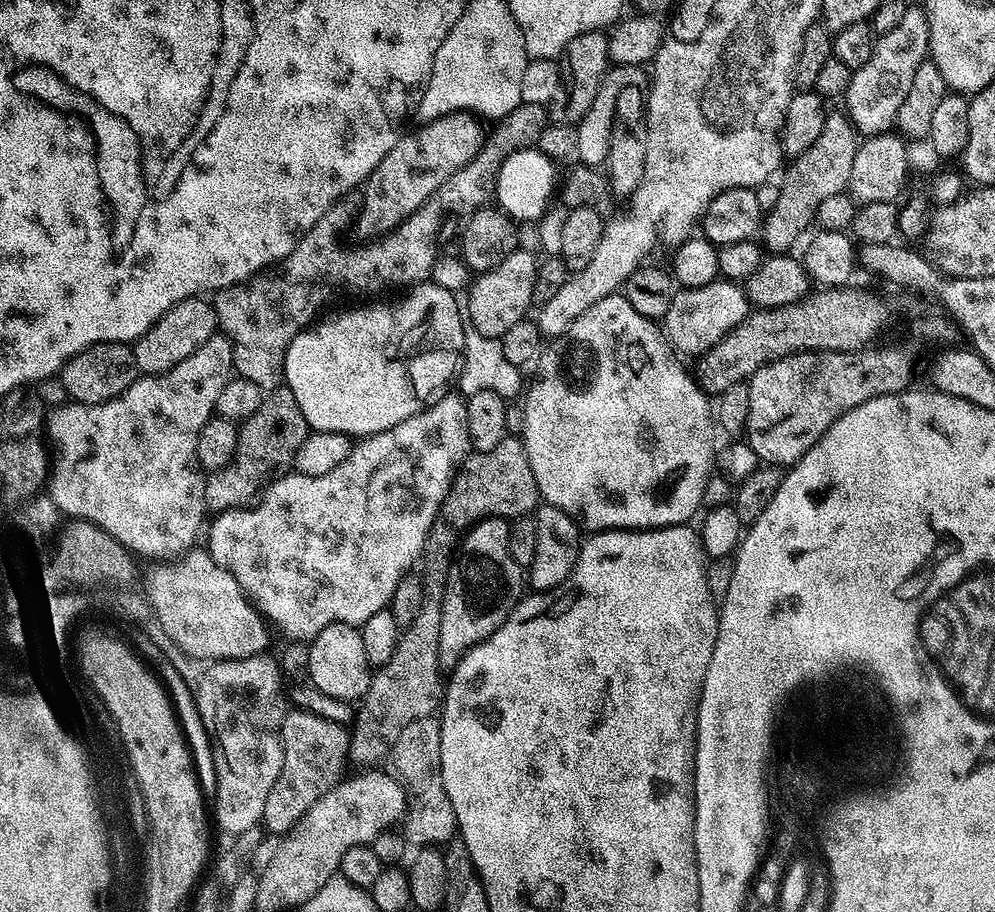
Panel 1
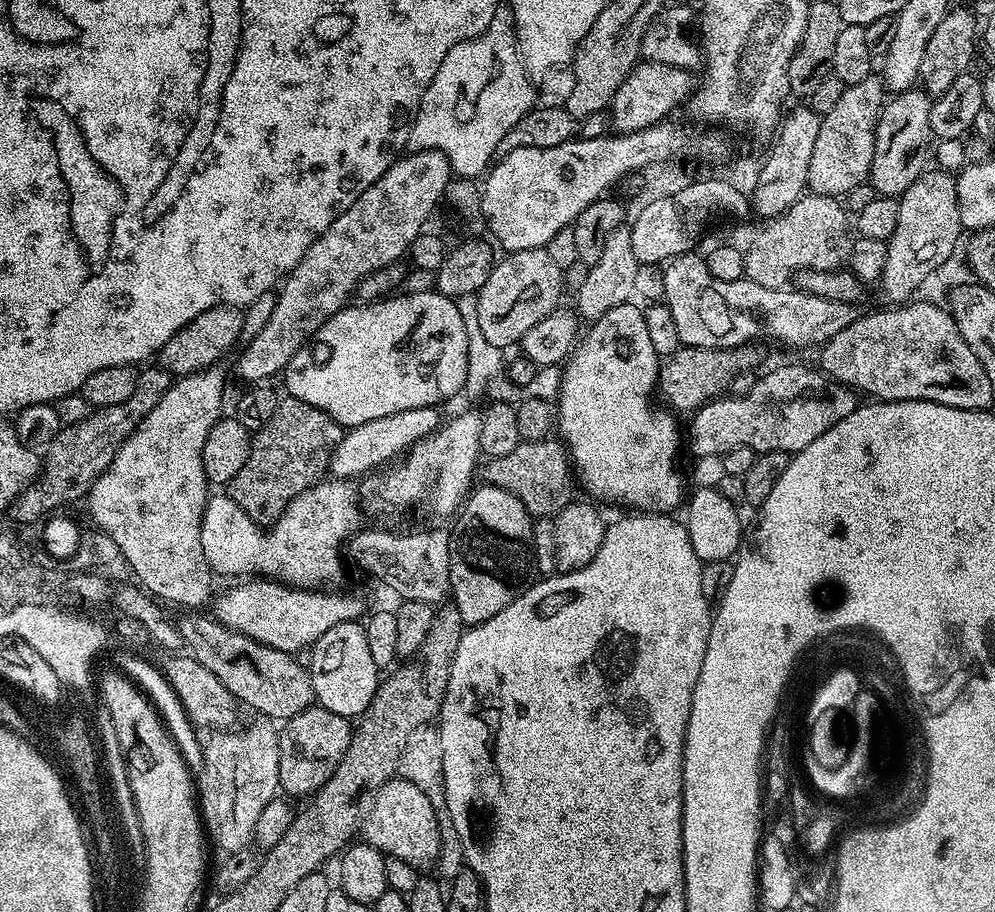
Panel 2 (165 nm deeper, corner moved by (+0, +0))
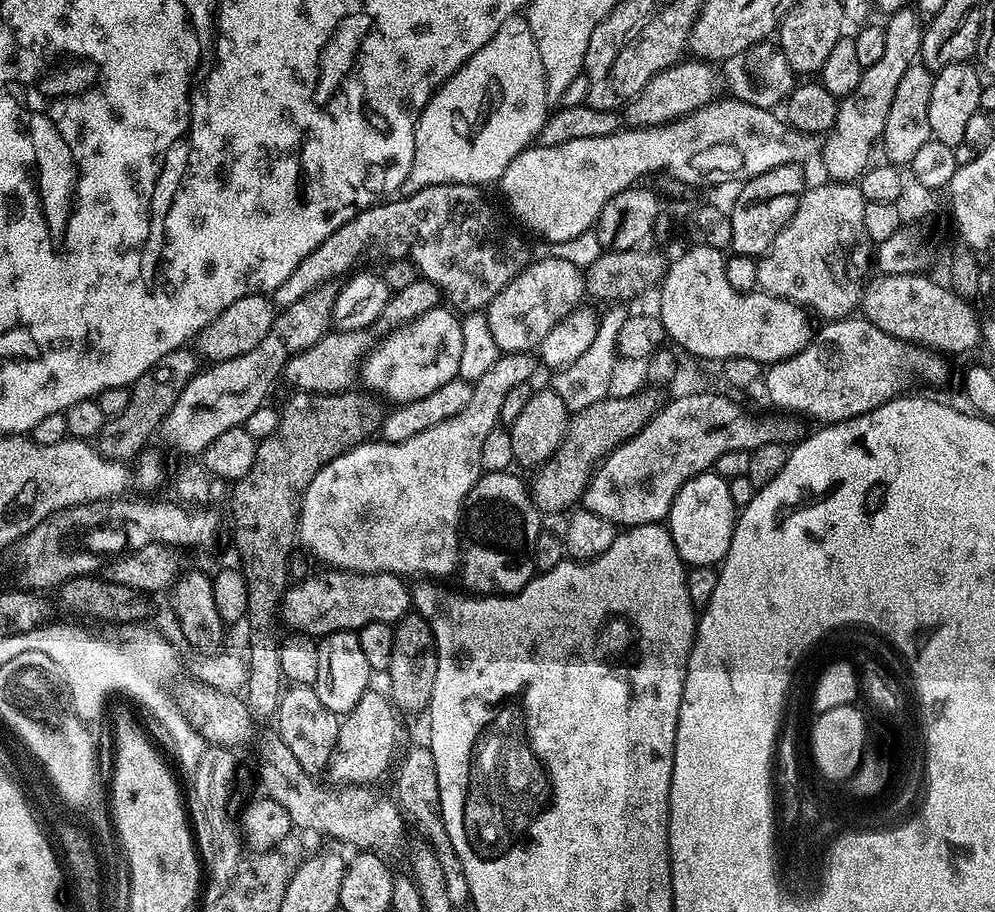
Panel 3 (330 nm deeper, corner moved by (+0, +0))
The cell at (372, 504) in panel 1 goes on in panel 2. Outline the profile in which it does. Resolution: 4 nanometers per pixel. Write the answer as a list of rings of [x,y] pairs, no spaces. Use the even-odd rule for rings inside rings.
[[[335,478],[325,479],[298,494],[286,506],[286,510],[279,516],[275,524],[264,527],[255,524],[245,512],[232,501],[227,494],[209,495],[204,513],[200,518],[200,538],[202,540],[202,554],[206,558],[208,567],[217,577],[240,576],[236,578],[271,578],[282,584],[290,584],[294,588],[319,589],[328,586],[331,580],[340,576],[340,556],[336,551],[345,547],[346,541],[361,527],[356,517],[356,504],[352,501],[351,483]]]

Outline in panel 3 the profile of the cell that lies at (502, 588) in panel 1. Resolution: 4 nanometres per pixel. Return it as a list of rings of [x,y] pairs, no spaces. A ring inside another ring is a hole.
[[[512,470],[484,472],[476,479],[476,484],[462,505],[462,539],[458,576],[464,579],[463,587],[469,593],[482,596],[507,596],[521,592],[532,577],[537,575],[532,548],[542,531],[541,513],[530,495],[530,488],[515,476]]]

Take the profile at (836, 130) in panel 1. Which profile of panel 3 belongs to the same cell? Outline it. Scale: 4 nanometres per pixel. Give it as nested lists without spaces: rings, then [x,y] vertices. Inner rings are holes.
[[[912,6],[899,8],[897,12],[891,13],[887,20],[888,24],[883,25],[886,47],[881,60],[864,69],[862,82],[858,82],[854,91],[840,100],[838,118],[823,137],[824,172],[829,181],[856,182],[868,171],[873,163],[872,144],[881,143],[886,114],[890,114],[890,102],[894,102],[894,90],[898,90],[902,74],[906,74],[908,67],[919,57],[925,29],[921,13]]]

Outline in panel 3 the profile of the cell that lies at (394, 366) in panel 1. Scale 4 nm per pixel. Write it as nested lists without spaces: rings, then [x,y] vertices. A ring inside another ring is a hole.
[[[441,306],[426,310],[426,314],[415,316],[408,324],[393,328],[359,365],[359,379],[364,379],[369,388],[365,389],[377,397],[393,400],[391,403],[399,406],[426,398],[426,394],[438,390],[438,386],[446,386],[446,382],[457,379],[460,375],[458,361],[462,359],[460,322],[461,317],[451,307]]]

